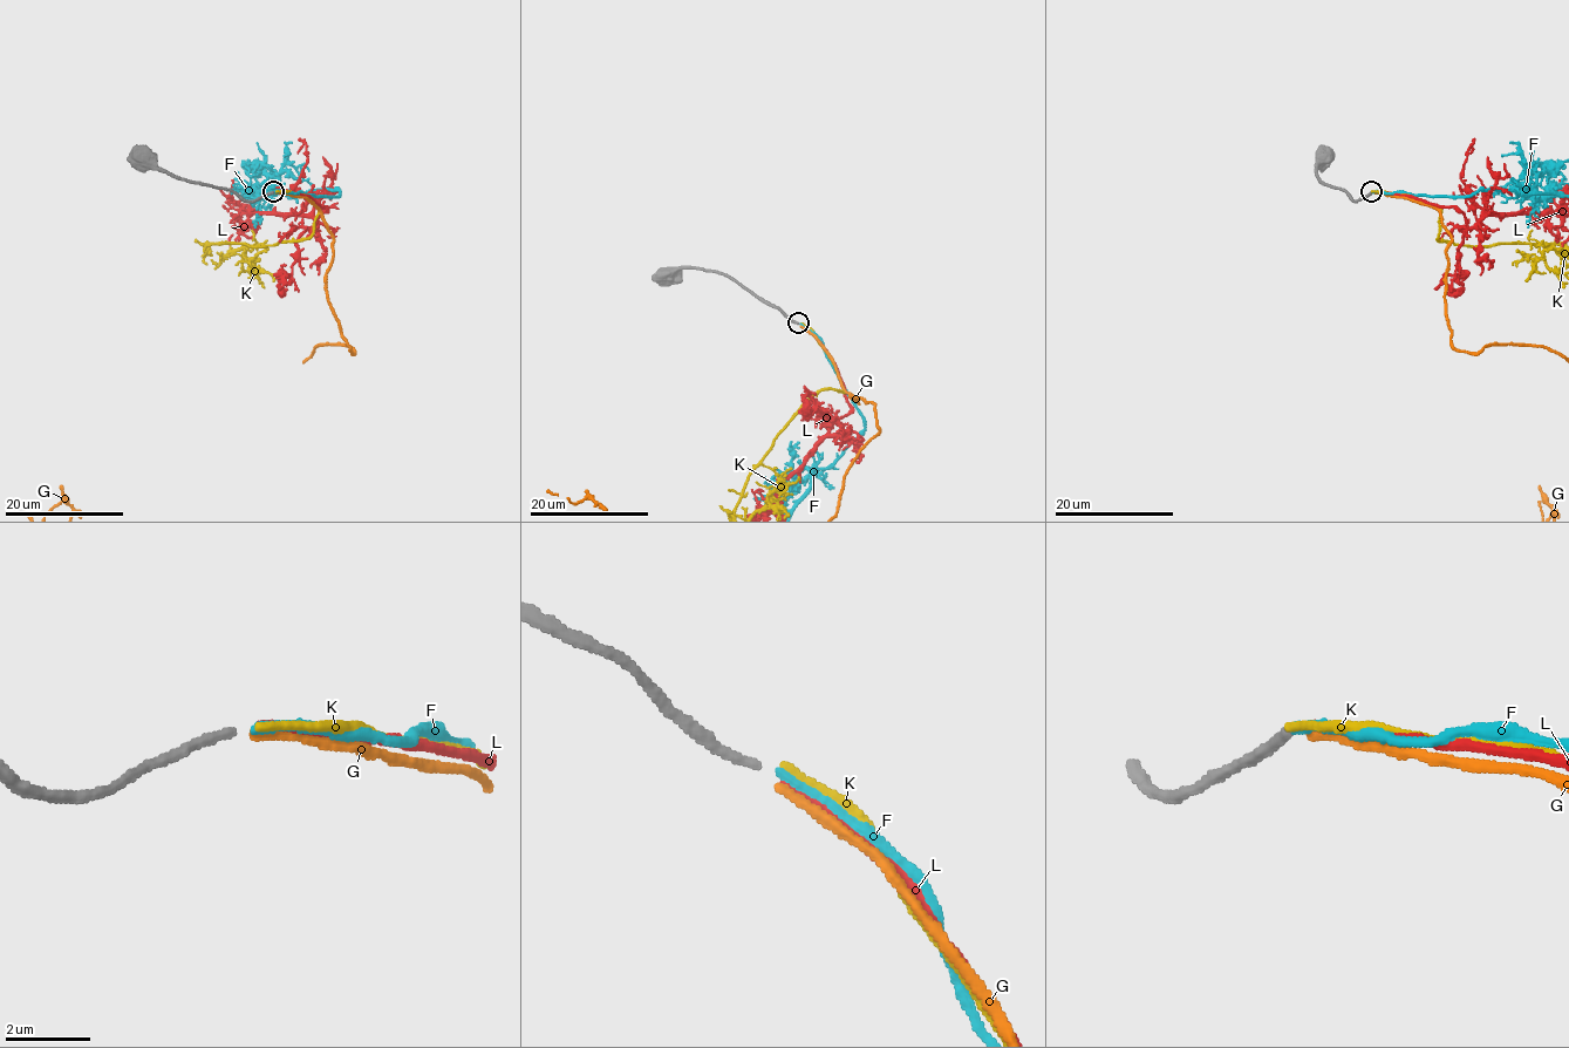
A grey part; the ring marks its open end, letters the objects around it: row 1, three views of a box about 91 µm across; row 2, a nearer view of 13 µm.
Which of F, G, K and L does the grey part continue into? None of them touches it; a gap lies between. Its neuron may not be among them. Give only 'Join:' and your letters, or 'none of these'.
Join: F

